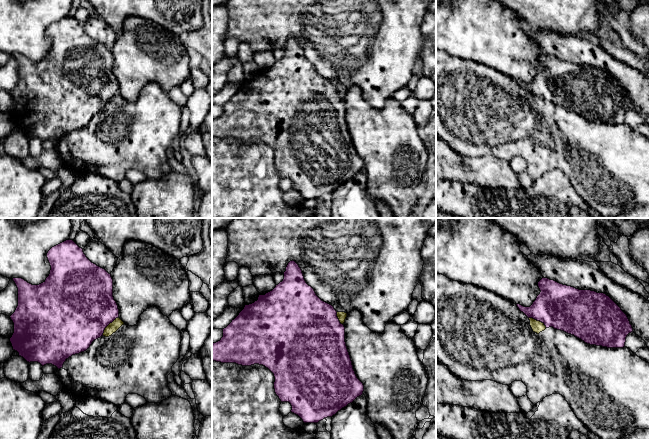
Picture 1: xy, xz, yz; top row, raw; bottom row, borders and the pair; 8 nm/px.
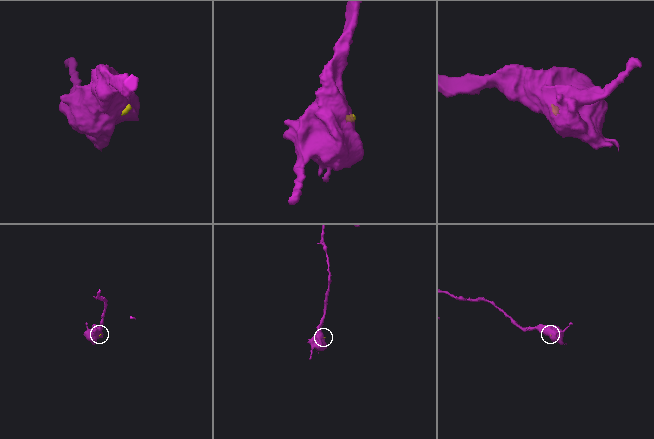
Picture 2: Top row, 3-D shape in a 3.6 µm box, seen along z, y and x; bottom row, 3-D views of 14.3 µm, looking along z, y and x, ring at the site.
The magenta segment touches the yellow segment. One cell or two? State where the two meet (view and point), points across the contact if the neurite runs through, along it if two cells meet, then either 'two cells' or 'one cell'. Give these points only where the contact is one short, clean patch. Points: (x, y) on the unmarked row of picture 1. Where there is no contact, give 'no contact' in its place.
meets magenta in xy at (108, 100); border along xy (118, 92), (105, 104), (102, 111); two cells

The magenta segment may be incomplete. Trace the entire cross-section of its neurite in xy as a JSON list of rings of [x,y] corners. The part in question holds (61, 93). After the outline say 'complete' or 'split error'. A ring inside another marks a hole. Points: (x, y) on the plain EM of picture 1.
[[[73,16],[52,23],[47,34],[51,46],[43,59],[32,61],[22,54],[13,54],[18,64],[18,82],[10,92],[14,99],[10,118],[13,126],[27,138],[38,138],[42,142],[52,140],[60,145],[69,133],[86,127],[94,116],[103,112],[105,104],[119,93],[119,85],[113,73],[111,50],[92,39]]]; complete

